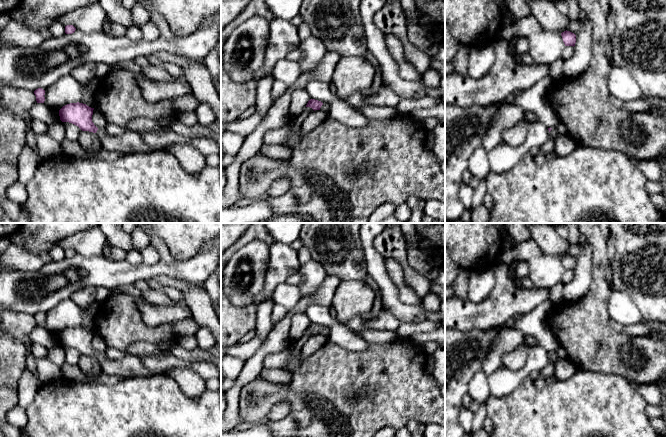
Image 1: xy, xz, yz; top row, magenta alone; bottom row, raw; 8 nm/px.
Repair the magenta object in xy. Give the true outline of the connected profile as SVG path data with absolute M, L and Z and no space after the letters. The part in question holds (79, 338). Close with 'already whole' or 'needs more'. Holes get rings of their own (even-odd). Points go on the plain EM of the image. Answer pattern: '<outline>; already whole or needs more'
M70 327L59 334L60 344L78 350L82 355L95 357L106 375L117 375L123 378L148 377L152 375L139 356L127 355L120 360L110 359L105 352L97 352L92 346L94 332L83 327Z; needs more

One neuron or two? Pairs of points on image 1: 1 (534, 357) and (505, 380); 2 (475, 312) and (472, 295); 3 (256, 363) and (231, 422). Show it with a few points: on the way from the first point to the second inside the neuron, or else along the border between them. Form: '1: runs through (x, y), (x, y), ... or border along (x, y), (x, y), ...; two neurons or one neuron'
1: runs through (530, 365), (520, 375), (513, 378); one neuron
2: border along (493, 288), (480, 301), (470, 301), (467, 299); two neurons
3: runs through (243, 378), (234, 391), (233, 407); one neuron

